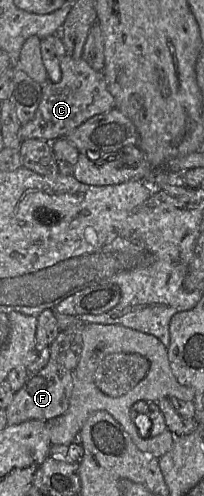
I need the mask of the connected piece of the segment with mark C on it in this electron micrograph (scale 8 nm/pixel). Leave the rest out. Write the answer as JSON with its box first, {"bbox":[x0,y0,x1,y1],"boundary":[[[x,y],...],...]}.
{"bbox":[19,54,115,142],"boundary":[[[65,54],[60,60],[62,77],[59,82],[48,80],[42,85],[42,98],[32,120],[19,130],[21,140],[42,139],[52,142],[65,137],[94,115],[115,108],[115,100],[107,88],[103,71],[92,69],[87,62]]]}

